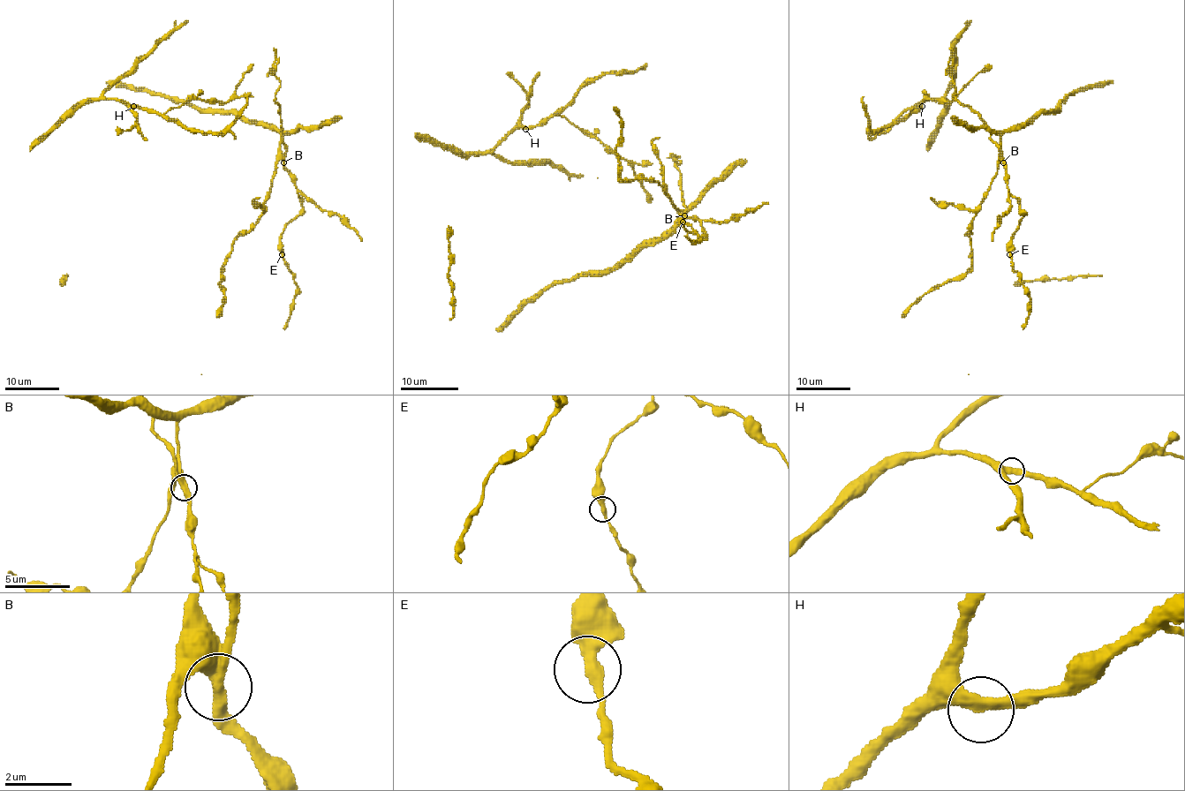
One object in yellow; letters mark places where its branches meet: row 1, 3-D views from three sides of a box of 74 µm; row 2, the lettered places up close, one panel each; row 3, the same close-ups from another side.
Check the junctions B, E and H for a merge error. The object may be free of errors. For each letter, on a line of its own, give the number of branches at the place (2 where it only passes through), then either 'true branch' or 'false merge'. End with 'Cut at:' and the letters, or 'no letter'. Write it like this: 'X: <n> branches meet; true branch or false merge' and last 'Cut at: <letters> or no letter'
B: 2 branches meet; false merge
E: 2 branches meet; true branch
H: 2 branches meet; true branch
Cut at: B

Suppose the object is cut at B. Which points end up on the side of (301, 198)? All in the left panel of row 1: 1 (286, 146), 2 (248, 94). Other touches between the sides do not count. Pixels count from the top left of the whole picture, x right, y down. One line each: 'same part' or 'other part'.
1: other part
2: same part

